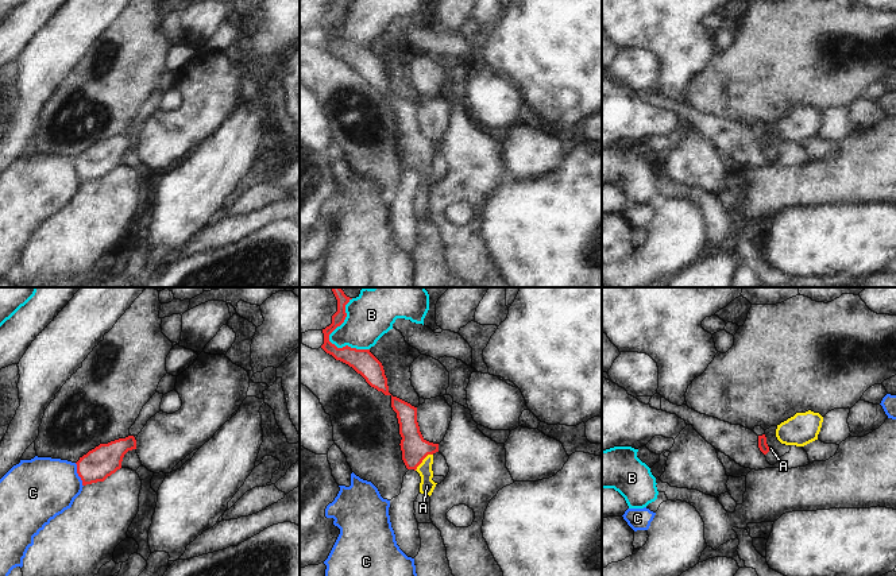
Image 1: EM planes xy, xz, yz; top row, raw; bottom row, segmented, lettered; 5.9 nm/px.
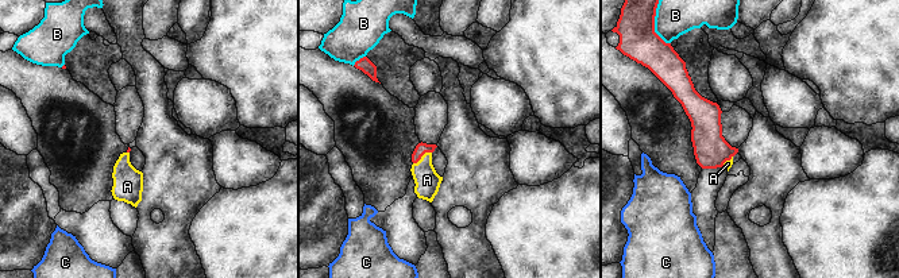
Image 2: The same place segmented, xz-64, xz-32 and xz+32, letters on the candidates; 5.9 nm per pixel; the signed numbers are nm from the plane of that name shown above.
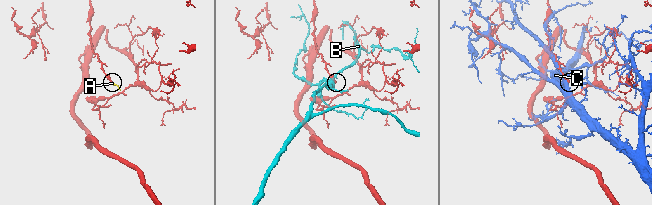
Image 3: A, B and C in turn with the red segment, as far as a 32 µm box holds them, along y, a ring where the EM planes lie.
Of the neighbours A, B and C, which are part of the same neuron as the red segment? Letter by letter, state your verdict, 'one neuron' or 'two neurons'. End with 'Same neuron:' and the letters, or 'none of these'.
A: one neuron
B: two neurons
C: two neurons
Same neuron: A

